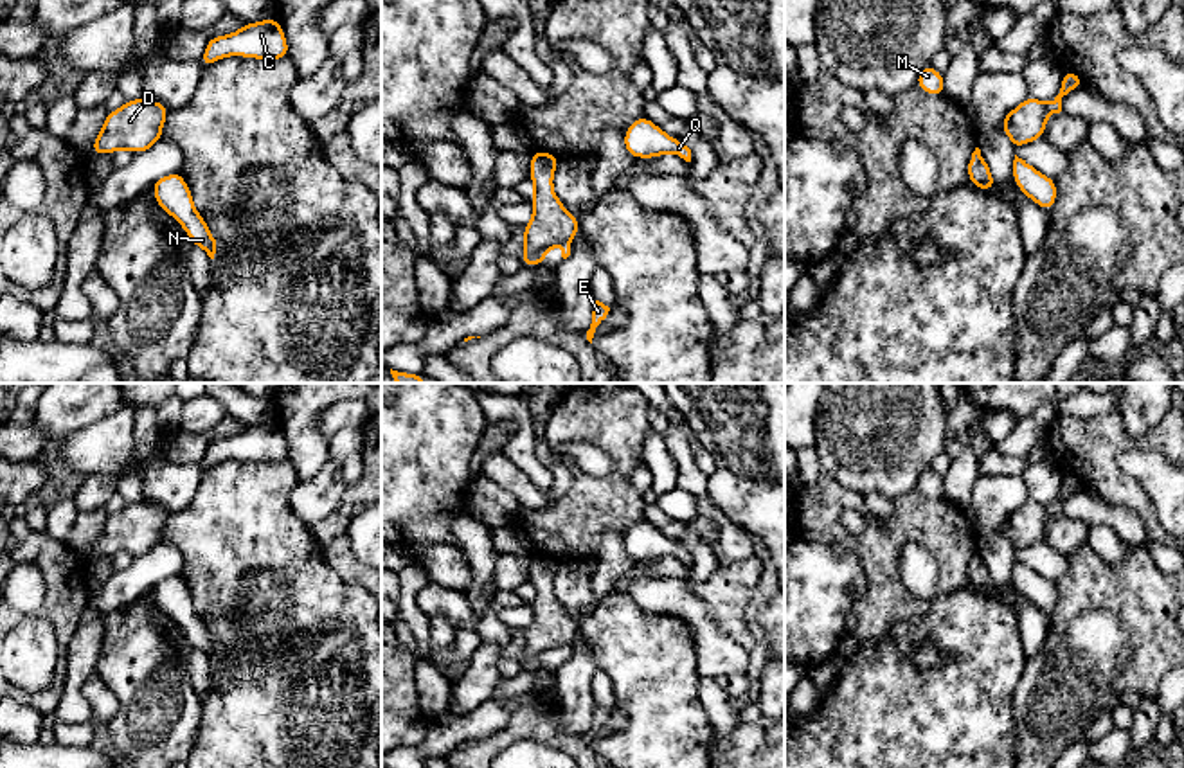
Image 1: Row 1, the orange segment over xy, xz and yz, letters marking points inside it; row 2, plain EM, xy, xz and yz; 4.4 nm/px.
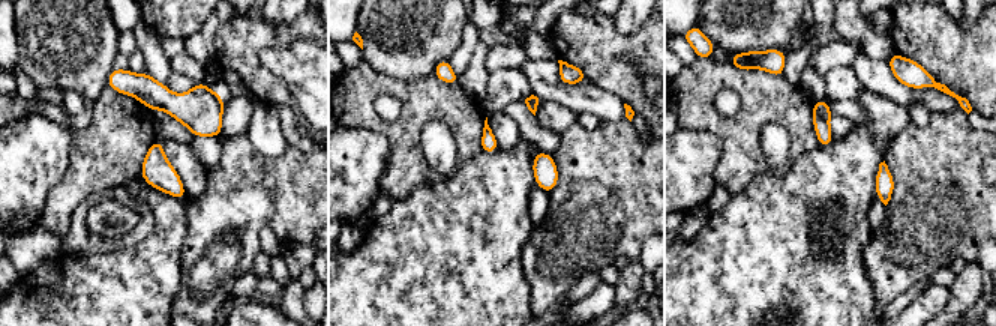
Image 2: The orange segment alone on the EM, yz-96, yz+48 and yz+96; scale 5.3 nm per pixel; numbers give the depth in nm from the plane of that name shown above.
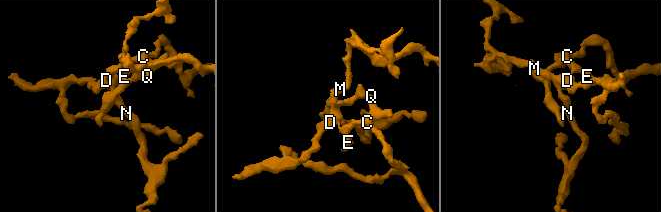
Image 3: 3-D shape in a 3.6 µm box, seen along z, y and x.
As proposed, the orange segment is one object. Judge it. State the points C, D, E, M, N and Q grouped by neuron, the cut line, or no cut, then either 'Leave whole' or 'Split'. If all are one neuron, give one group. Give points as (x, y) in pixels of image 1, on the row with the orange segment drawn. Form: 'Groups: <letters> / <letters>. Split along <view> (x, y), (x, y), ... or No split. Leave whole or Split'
Groups: C E Q / D M N. Split along yz (1046, 105), (1051, 112). Split

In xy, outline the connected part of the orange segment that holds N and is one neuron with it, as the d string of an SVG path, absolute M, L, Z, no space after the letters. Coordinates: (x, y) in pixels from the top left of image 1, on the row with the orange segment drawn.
M180 173L166 174L151 185L157 205L173 216L189 239L211 259L216 254L216 239L193 203L191 189Z

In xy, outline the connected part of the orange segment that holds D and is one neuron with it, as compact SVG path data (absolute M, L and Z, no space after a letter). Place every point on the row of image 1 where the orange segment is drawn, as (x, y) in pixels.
M146 95L126 101L119 110L106 115L90 155L115 153L119 149L148 151L162 138L167 113L166 104L151 103Z

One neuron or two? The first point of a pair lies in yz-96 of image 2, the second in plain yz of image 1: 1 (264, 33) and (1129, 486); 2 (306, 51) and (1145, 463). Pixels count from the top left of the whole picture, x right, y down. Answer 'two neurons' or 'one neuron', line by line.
1: one neuron
2: one neuron

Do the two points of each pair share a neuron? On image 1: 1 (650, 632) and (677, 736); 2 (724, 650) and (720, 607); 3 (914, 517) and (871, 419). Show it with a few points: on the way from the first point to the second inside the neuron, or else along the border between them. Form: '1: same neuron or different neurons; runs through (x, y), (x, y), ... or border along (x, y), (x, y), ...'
1: same neuron; runs through (650, 657), (664, 711)
2: different neurons; border along (699, 596), (715, 623), (749, 651)
3: different neurons; border along (914, 488), (891, 499)

